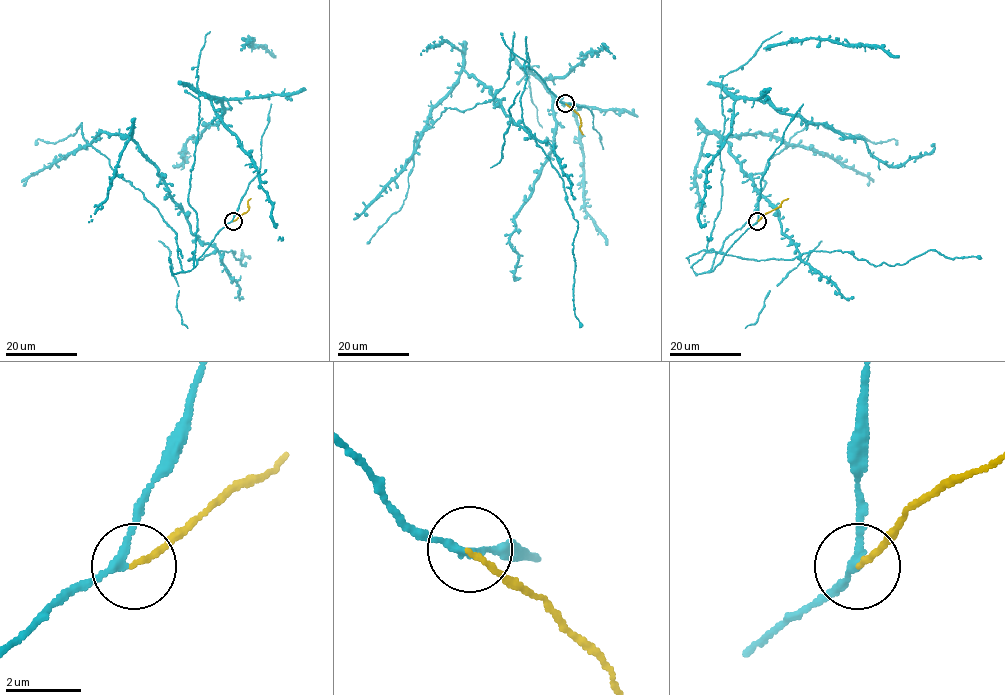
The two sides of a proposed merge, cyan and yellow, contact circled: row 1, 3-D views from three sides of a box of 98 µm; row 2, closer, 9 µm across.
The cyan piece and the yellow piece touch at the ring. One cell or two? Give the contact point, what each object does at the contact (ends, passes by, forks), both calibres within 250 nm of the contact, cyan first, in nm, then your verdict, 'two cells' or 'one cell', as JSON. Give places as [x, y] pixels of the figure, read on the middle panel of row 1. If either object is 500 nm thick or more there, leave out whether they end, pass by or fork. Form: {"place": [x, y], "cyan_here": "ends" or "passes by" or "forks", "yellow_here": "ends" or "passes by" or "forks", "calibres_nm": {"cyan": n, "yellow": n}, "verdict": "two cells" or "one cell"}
{"place": [565, 103], "cyan_here": "passes by", "yellow_here": "ends", "calibres_nm": {"cyan": 180, "yellow": 130}, "verdict": "one cell"}

